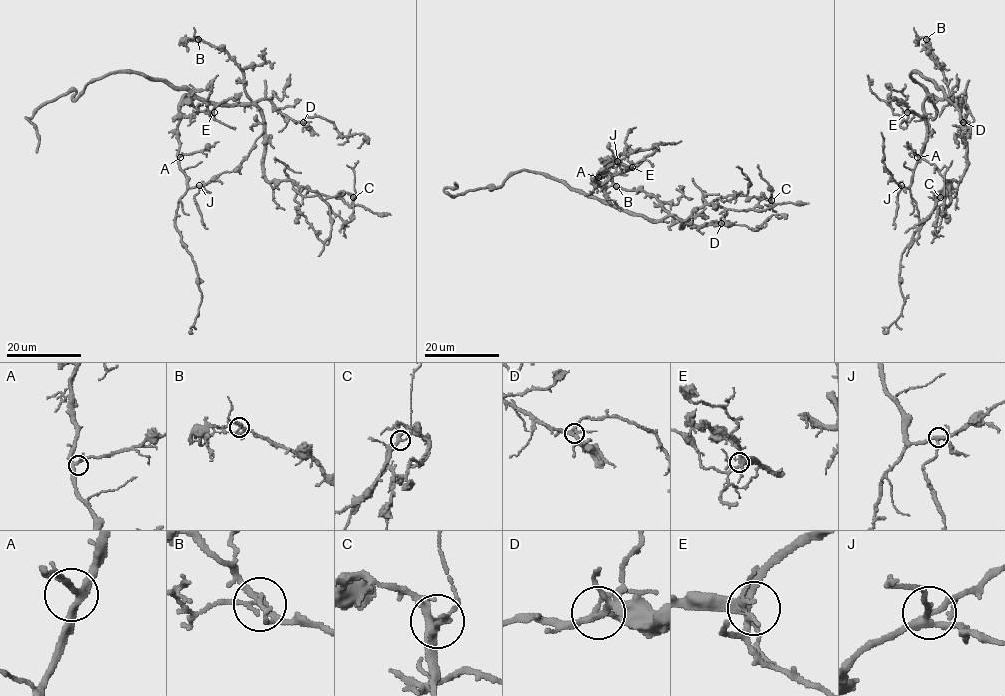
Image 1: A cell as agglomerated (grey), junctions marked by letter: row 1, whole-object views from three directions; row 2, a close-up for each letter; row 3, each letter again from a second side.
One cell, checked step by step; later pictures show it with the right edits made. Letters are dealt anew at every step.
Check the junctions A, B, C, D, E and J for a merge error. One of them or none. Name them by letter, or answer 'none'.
none

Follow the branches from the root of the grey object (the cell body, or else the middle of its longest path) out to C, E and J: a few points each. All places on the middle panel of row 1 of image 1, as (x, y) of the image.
C: (617, 207), (651, 220), (674, 216), (682, 226), (694, 211), (705, 205), (747, 210), (763, 198), (771, 200)
E: (617, 207), (598, 183), (603, 184), (632, 167)
J: (617, 207), (610, 203), (599, 184), (596, 187), (596, 177), (618, 161)

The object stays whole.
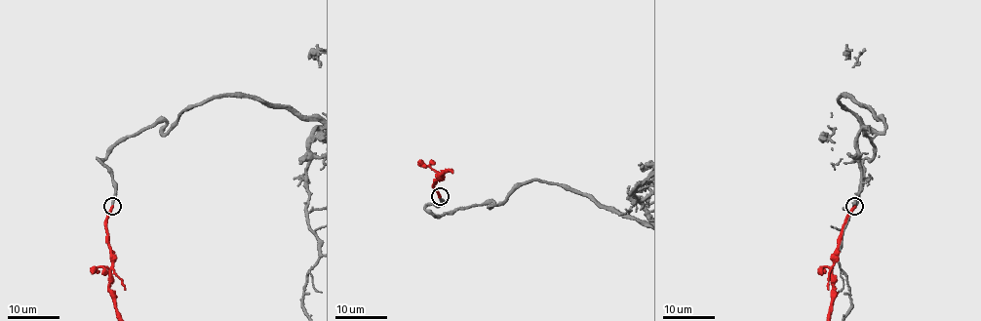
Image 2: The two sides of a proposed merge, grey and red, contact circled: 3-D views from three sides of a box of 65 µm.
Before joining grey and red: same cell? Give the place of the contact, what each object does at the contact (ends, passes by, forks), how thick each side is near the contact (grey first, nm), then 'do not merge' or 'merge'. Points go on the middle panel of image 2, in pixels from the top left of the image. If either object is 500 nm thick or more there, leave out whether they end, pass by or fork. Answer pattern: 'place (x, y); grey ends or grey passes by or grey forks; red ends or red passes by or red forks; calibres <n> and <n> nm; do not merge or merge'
place (440, 196); grey ends; red ends; calibres 320 and 320 nm; merge

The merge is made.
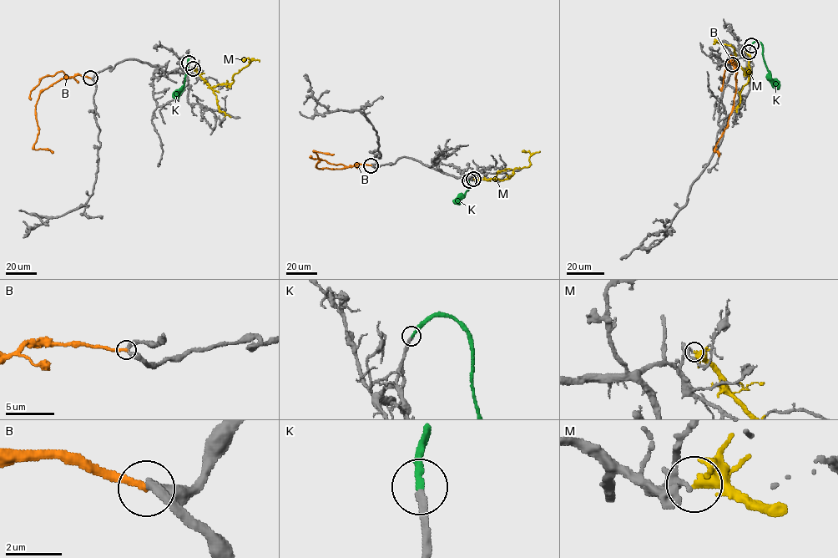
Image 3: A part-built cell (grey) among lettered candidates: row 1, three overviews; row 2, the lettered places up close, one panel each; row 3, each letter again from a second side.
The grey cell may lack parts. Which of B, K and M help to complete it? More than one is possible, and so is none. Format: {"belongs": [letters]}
{"belongs": ["K"]}

